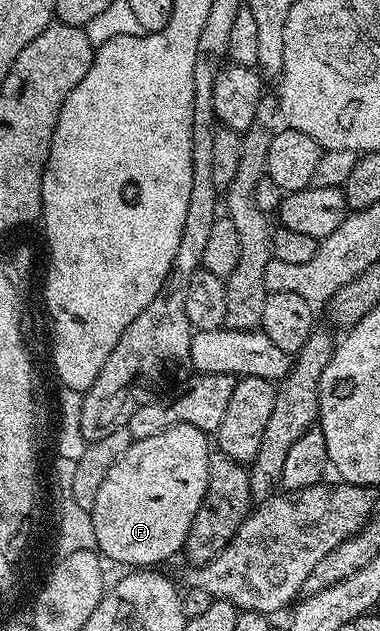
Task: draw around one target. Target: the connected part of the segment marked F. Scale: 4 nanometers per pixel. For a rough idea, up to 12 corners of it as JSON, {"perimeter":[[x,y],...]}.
{"perimeter":[[186,424],[107,470],[96,551],[161,566],[184,549],[211,440]]}

